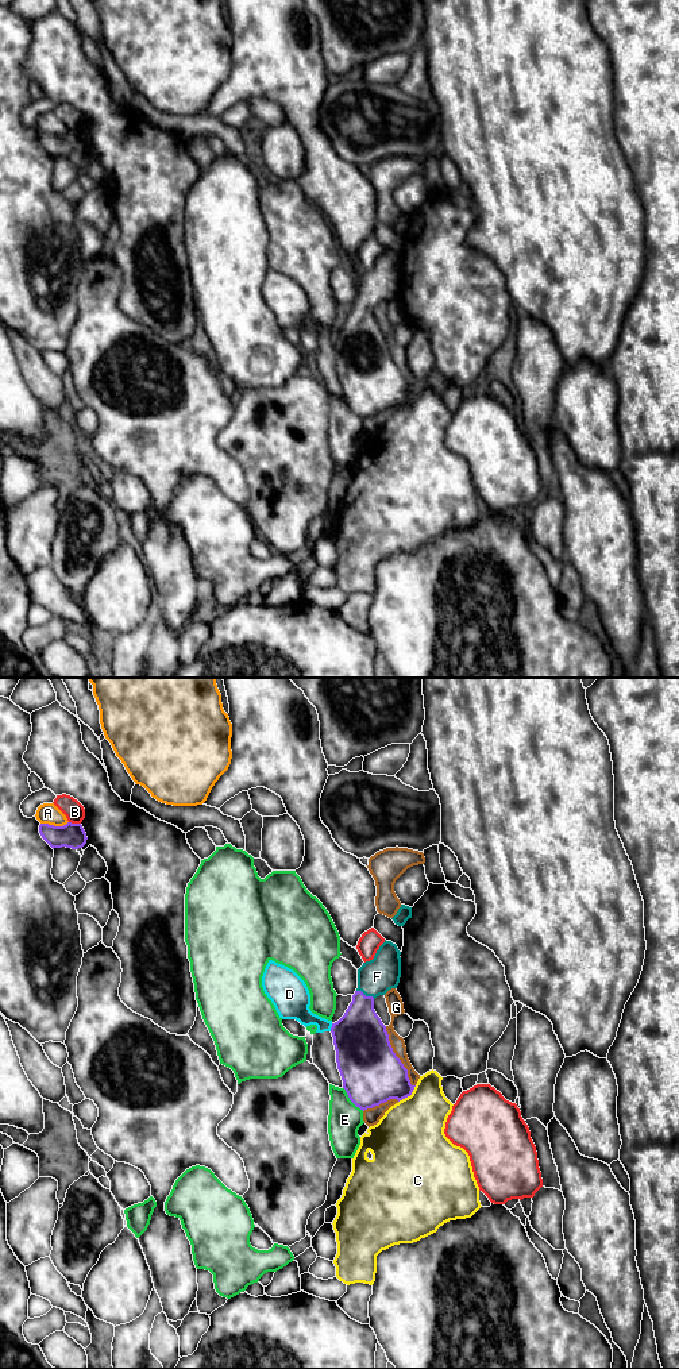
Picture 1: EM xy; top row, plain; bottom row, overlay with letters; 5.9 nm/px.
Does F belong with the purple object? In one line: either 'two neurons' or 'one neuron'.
one neuron

